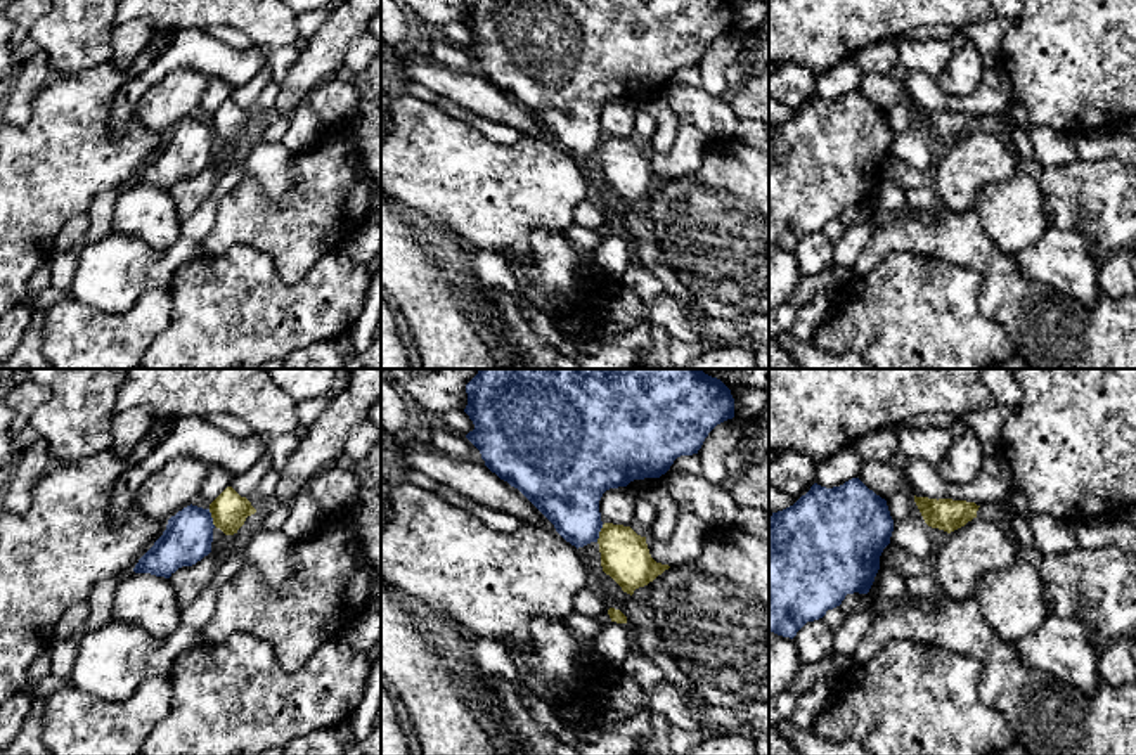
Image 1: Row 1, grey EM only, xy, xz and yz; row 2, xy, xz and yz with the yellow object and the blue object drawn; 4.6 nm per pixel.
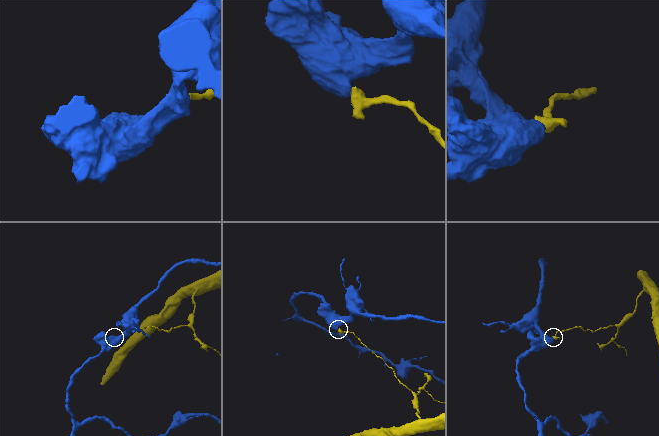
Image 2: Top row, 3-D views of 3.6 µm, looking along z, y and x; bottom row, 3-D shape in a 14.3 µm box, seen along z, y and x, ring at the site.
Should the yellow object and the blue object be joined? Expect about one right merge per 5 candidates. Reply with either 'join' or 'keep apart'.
keep apart

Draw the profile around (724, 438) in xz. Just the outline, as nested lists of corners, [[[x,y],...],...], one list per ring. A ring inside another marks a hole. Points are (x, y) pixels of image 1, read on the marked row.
[[[736,417],[717,424],[705,438],[698,457],[701,461],[701,476],[713,483],[722,485],[727,478],[724,457],[739,447],[743,435],[743,423]]]

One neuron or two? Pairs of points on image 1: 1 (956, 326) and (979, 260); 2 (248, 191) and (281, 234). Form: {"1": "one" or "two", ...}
{"1": "two", "2": "one"}

